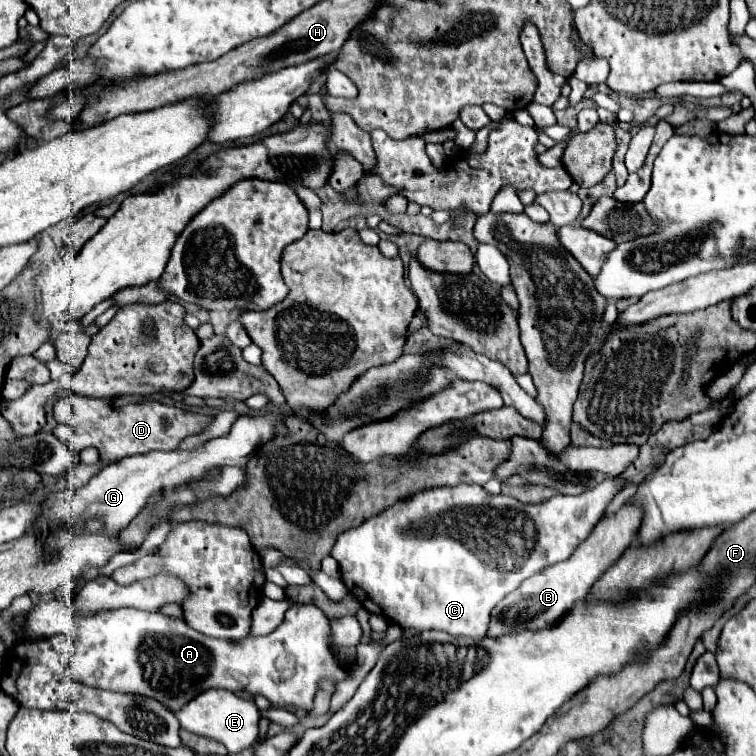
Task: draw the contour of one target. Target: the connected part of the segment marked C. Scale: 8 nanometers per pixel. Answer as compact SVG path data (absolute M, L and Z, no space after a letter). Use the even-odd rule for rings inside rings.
M613 479L613 481L603 481L601 485L597 485L597 489L589 489L589 493L581 493L577 497L573 495L555 495L551 497L549 501L543 501L543 503L535 503L535 505L523 505L519 503L515 497L509 497L509 495L489 495L481 485L469 485L469 483L459 483L455 487L431 487L431 489L425 489L409 499L403 499L403 501L397 501L393 503L391 507L387 507L385 511L381 511L379 515L373 515L369 517L369 521L363 521L359 527L353 527L353 529L347 529L345 533L341 533L337 537L337 543L331 551L331 557L339 563L339 571L341 571L341 577L343 577L343 583L347 587L349 593L353 593L357 597L357 601L369 611L369 613L377 613L377 615L383 615L387 617L389 621L393 621L395 625L399 627L405 627L405 629L441 629L449 635L455 635L455 637L485 637L485 631L487 631L487 625L489 625L489 613L491 609L507 595L511 593L513 589L517 589L517 585L521 585L523 579L531 577L533 573L549 567L549 565L555 565L559 561L565 561L571 557L573 549L577 549L577 545L593 531L593 527L597 525L597 521L601 519L605 507L609 505L609 501L613 499L613 495L621 489L621 481L619 479Z

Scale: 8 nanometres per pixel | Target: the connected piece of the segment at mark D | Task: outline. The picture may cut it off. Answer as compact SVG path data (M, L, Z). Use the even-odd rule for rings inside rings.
M69 393L55 403L55 419L59 423L67 423L73 429L73 437L69 441L69 447L73 451L95 447L107 461L119 461L127 455L145 454L149 451L173 451L179 447L181 439L199 433L211 421L205 415L167 407L159 401L127 405L117 411L111 409L103 399L89 399L75 393Z

